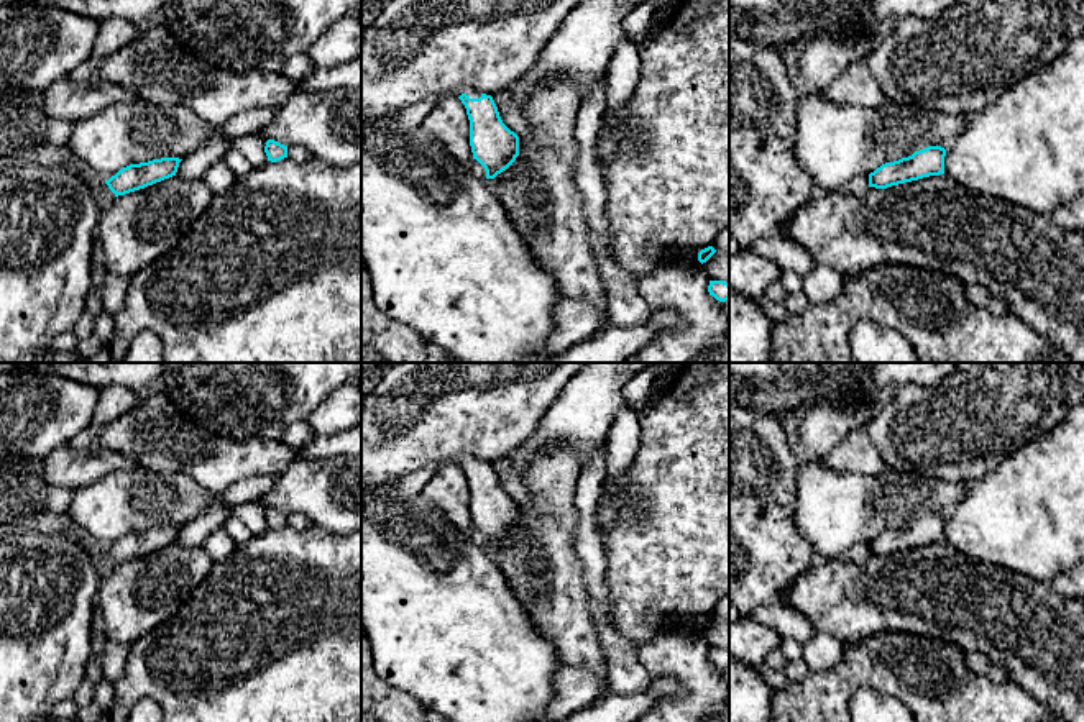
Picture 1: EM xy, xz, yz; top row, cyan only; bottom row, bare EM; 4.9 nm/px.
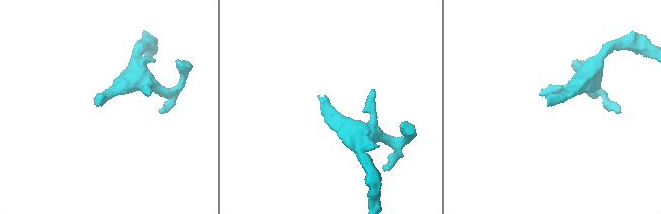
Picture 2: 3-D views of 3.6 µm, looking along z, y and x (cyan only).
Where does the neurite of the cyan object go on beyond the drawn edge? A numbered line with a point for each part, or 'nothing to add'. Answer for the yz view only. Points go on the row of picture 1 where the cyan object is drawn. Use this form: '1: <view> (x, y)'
nothing to add

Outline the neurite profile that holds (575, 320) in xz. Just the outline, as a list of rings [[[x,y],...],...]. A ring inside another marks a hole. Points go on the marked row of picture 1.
[[[562,299],[553,308],[553,330],[544,345],[544,353],[558,354],[598,333],[604,323],[608,312],[581,299]]]

